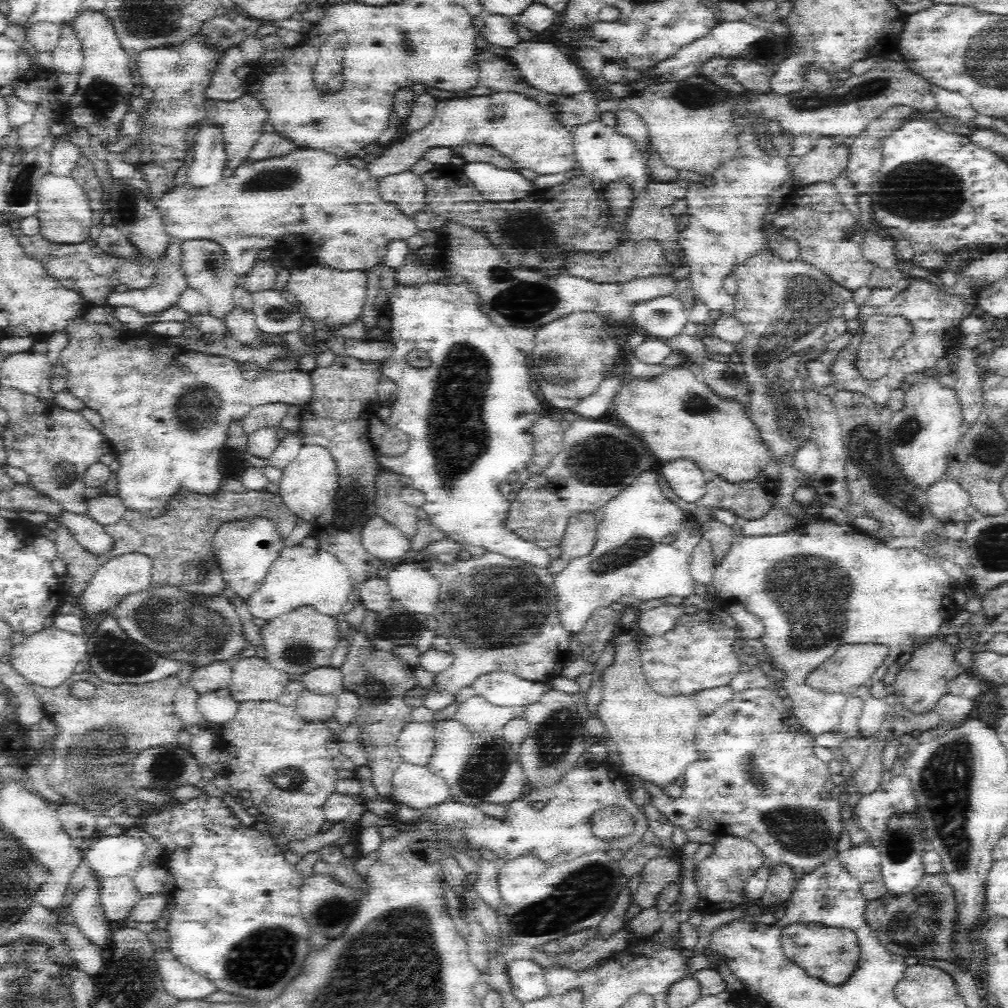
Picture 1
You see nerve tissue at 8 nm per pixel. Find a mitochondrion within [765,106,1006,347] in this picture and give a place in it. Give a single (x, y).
(924, 190)

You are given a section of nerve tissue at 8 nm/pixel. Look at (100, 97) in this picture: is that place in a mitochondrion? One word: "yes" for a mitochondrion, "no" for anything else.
yes

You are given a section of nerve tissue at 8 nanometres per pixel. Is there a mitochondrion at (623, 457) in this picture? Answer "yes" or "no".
yes

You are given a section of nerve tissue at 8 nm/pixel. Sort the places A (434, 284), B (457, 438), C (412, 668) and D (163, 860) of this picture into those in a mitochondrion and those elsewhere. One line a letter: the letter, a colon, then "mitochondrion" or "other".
A: other
B: mitochondrion
C: other
D: other

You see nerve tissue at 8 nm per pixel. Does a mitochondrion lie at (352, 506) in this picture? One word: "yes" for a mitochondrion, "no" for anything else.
yes

